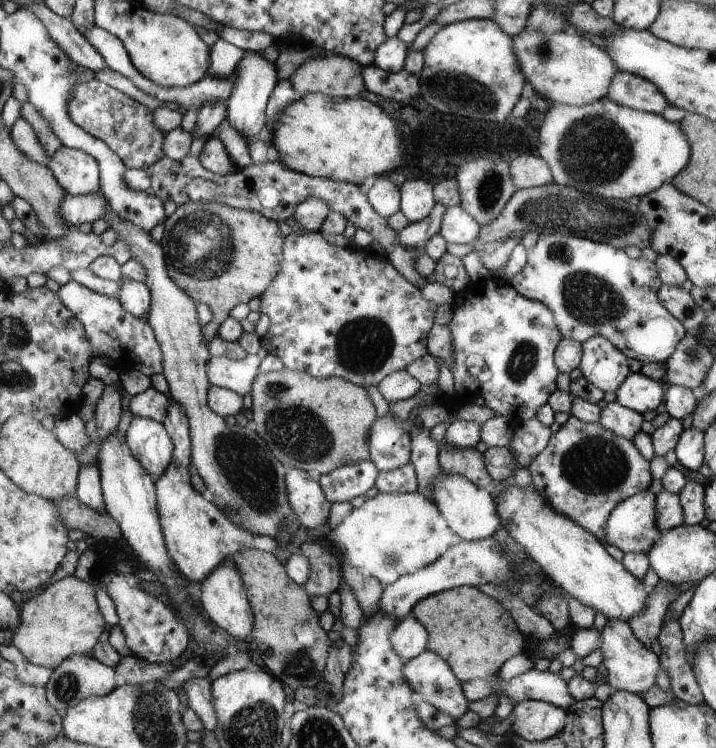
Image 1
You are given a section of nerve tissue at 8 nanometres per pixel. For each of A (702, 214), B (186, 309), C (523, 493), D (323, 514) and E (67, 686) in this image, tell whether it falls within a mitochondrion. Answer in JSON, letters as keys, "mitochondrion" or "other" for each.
{"A":"other","B":"other","C":"other","D":"other","E":"mitochondrion"}

